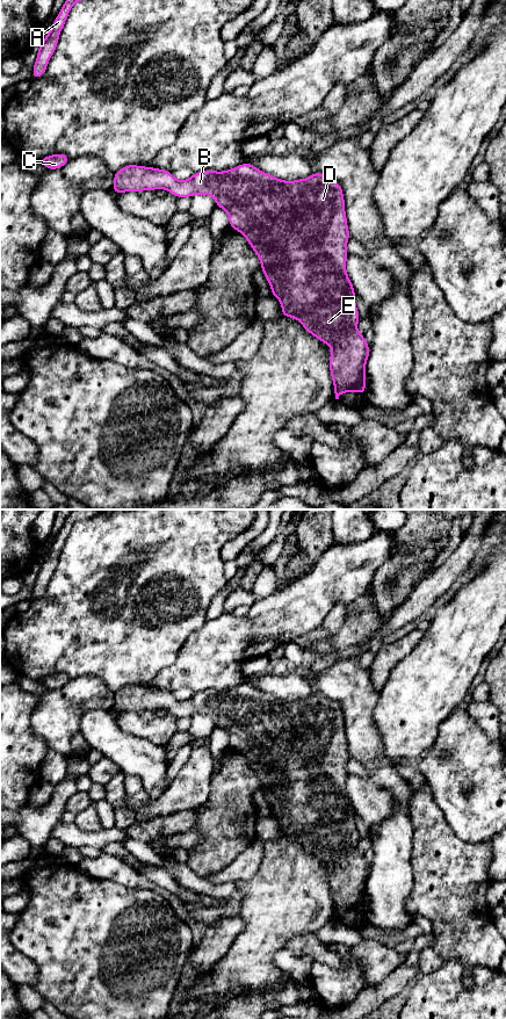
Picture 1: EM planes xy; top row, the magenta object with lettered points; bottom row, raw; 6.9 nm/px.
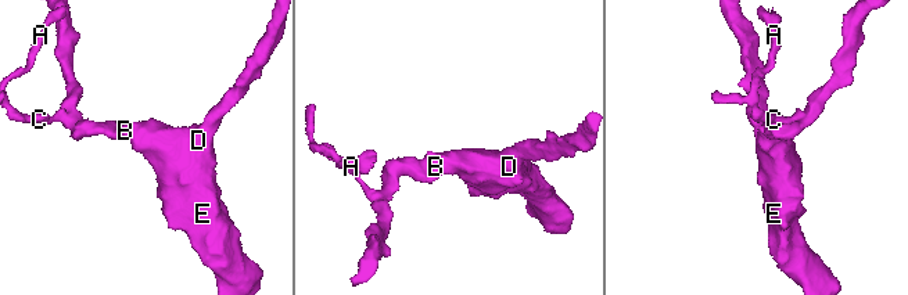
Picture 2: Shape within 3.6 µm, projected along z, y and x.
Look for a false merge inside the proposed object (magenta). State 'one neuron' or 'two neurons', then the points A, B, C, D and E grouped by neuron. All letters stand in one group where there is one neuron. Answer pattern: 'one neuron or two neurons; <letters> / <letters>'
one neuron; A B C D E

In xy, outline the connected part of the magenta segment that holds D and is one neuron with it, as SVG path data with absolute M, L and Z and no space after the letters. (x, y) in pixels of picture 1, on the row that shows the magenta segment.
M250 162L241 164L232 169L215 172L205 169L196 172L185 181L175 180L172 172L154 167L125 165L114 173L113 191L143 191L167 189L176 197L191 197L193 195L210 195L216 198L216 208L225 209L229 214L230 227L243 233L259 256L261 270L272 287L272 295L281 302L282 316L296 318L304 330L321 342L333 348L328 364L334 384L335 399L341 393L355 391L366 393L366 362L370 347L362 333L356 331L360 315L355 304L354 287L346 273L348 252L346 244L350 238L345 211L345 200L341 186L319 172L308 179L283 181L267 174Z

